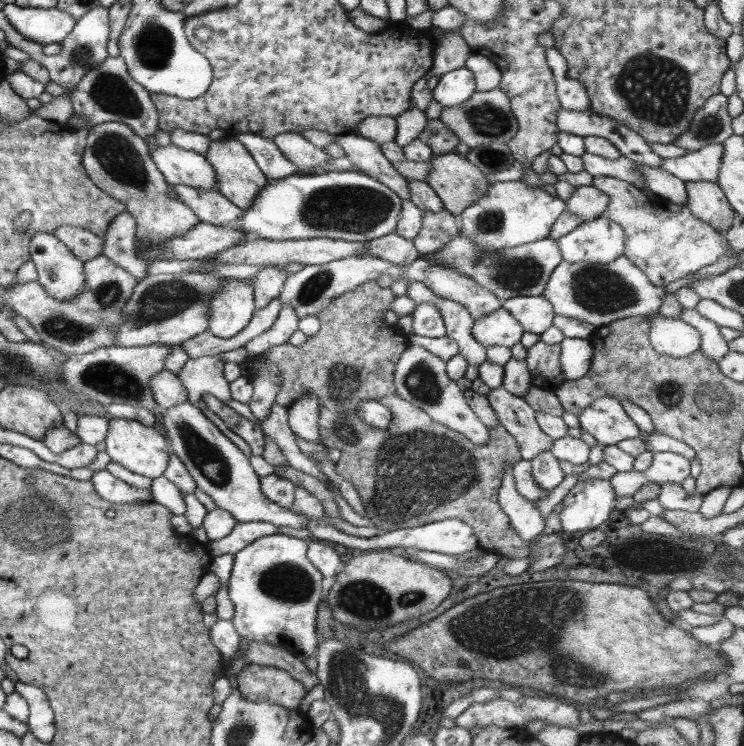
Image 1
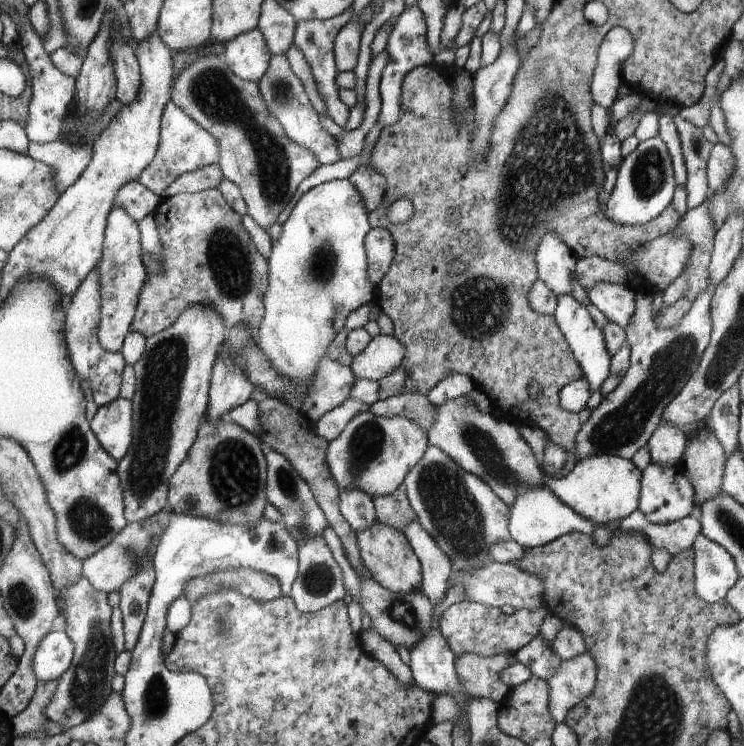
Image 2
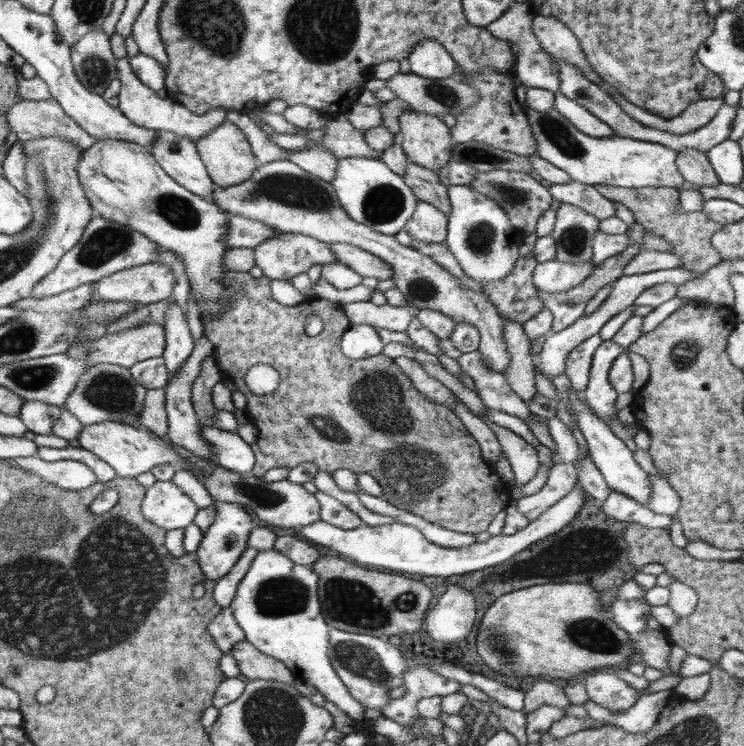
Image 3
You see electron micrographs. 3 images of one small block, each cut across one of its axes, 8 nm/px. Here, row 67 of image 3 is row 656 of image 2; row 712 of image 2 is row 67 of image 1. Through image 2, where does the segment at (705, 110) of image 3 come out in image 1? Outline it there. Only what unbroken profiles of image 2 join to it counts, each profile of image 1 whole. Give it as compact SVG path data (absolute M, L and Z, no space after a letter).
M556 48L546 49L546 58L555 78L555 91L561 108L584 112L589 109L590 99L584 85L568 74L567 62Z

